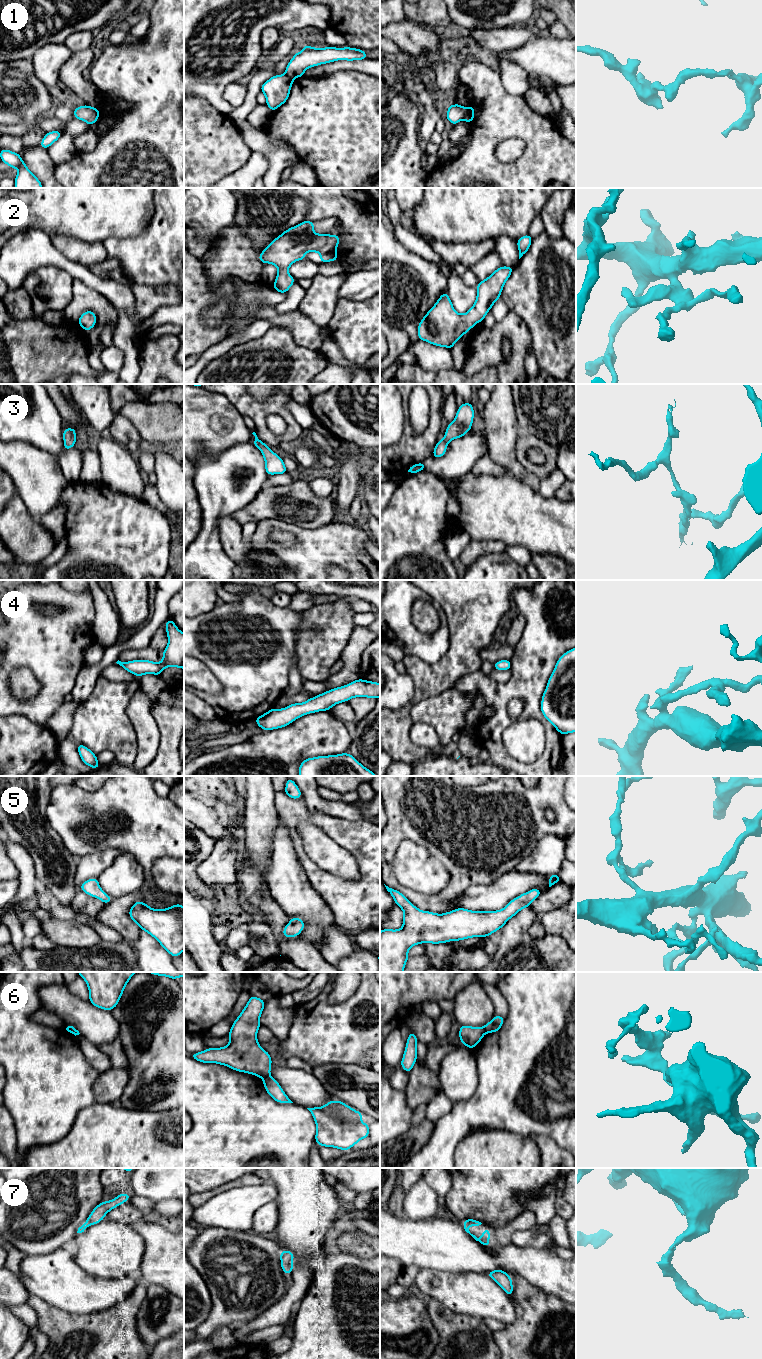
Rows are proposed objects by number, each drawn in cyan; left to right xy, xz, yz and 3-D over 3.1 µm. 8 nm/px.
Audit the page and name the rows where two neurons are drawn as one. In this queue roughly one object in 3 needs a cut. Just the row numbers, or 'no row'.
1, 6

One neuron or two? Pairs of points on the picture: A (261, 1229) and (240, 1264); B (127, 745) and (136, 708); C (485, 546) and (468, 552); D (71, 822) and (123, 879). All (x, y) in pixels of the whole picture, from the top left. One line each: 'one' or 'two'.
A: two
B: two
C: one
D: two

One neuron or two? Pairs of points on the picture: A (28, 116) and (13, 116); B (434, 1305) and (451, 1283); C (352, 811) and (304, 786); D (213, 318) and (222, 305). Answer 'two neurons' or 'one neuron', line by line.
A: one neuron
B: two neurons
C: one neuron
D: one neuron

